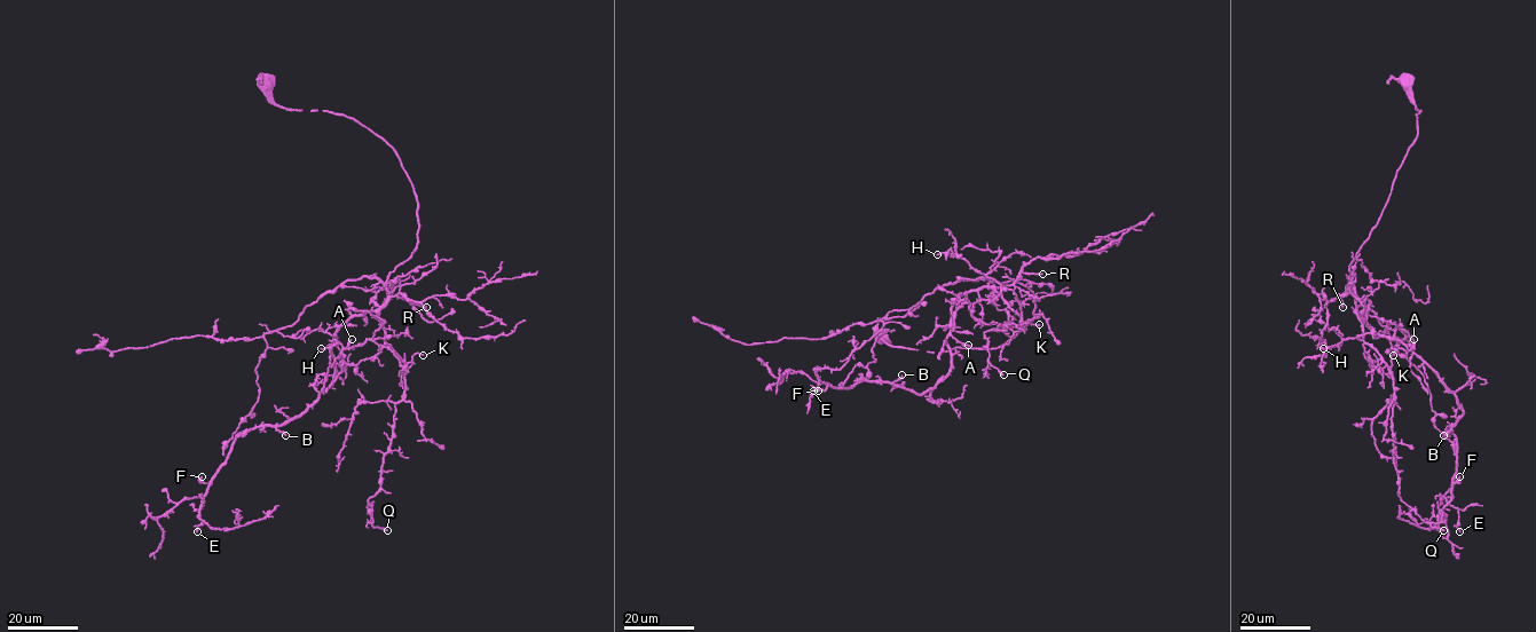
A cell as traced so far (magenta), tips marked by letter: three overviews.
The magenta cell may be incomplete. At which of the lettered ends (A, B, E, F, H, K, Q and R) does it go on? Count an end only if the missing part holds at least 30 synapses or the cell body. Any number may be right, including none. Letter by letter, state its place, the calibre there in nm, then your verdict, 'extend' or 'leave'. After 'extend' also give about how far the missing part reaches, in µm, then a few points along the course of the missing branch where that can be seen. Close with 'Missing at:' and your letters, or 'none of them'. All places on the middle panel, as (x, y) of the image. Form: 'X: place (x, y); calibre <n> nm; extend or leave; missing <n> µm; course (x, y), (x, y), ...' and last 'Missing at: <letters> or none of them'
A: place (968, 345); calibre 150 nm; leave
B: place (902, 374); calibre 200 nm; leave
E: place (813, 390); calibre 120 nm; leave
F: place (818, 390); calibre 240 nm; leave
H: place (937, 254); calibre 130 nm; leave
K: place (1039, 324); calibre 130 nm; leave
Q: place (1003, 374); calibre 320 nm; leave
R: place (1042, 274); calibre 190 nm; extend; missing 45 µm; course (1042, 274), (1049, 271), (1049, 268), (1045, 266), (1040, 247), (1052, 245), (1086, 251), (1095, 244)
Missing at: R

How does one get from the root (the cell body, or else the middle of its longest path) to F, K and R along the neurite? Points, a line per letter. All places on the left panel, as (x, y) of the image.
F: (266, 81), (392, 148), (418, 244), (336, 331), (318, 397), (202, 476)
K: (266, 81), (275, 103), (353, 118), (398, 156), (418, 244), (390, 273), (379, 320), (407, 369), (423, 355)
R: (266, 81), (275, 103), (353, 118), (395, 151), (418, 204), (418, 244), (390, 273), (386, 289), (426, 307)

